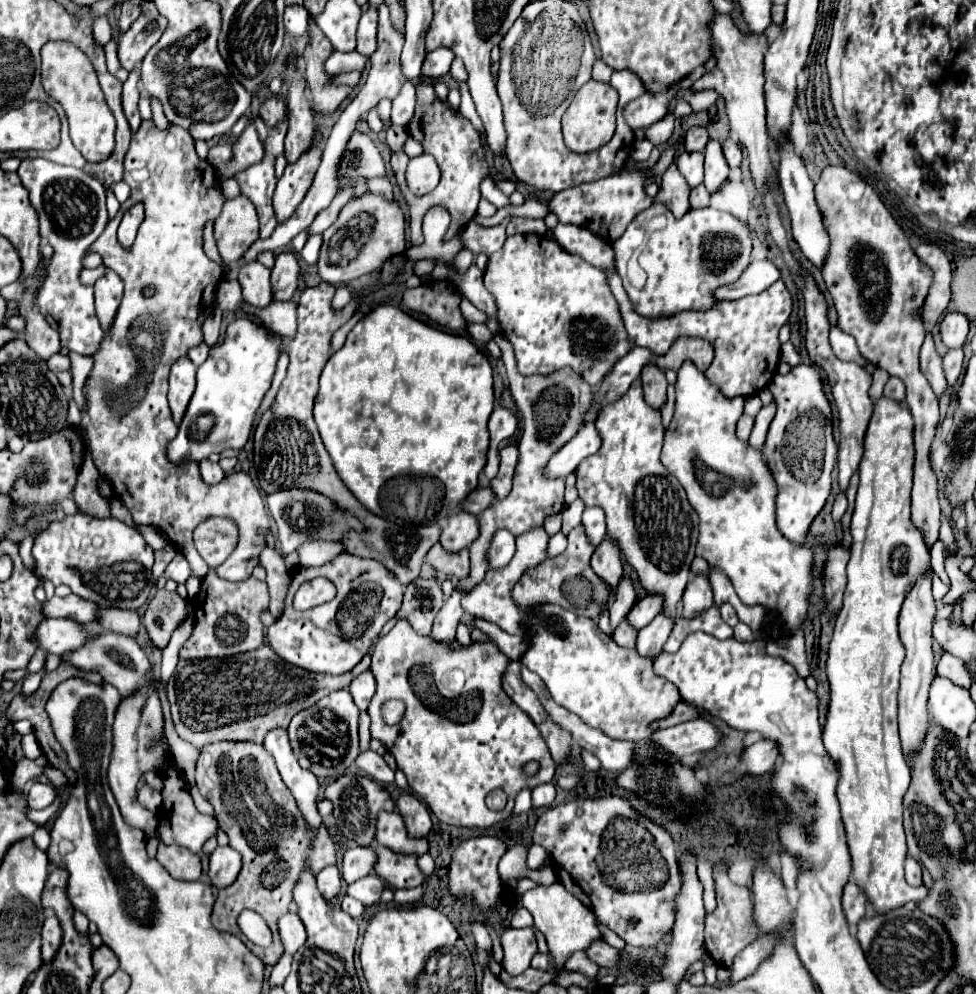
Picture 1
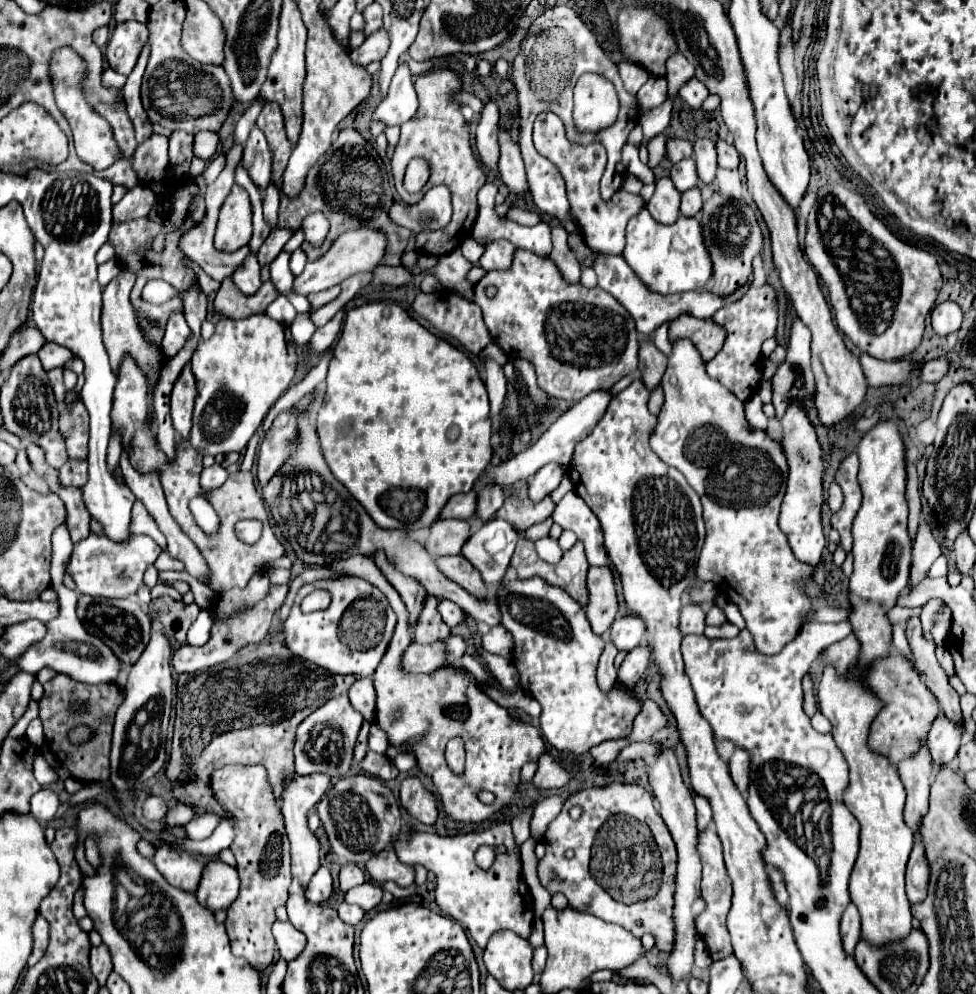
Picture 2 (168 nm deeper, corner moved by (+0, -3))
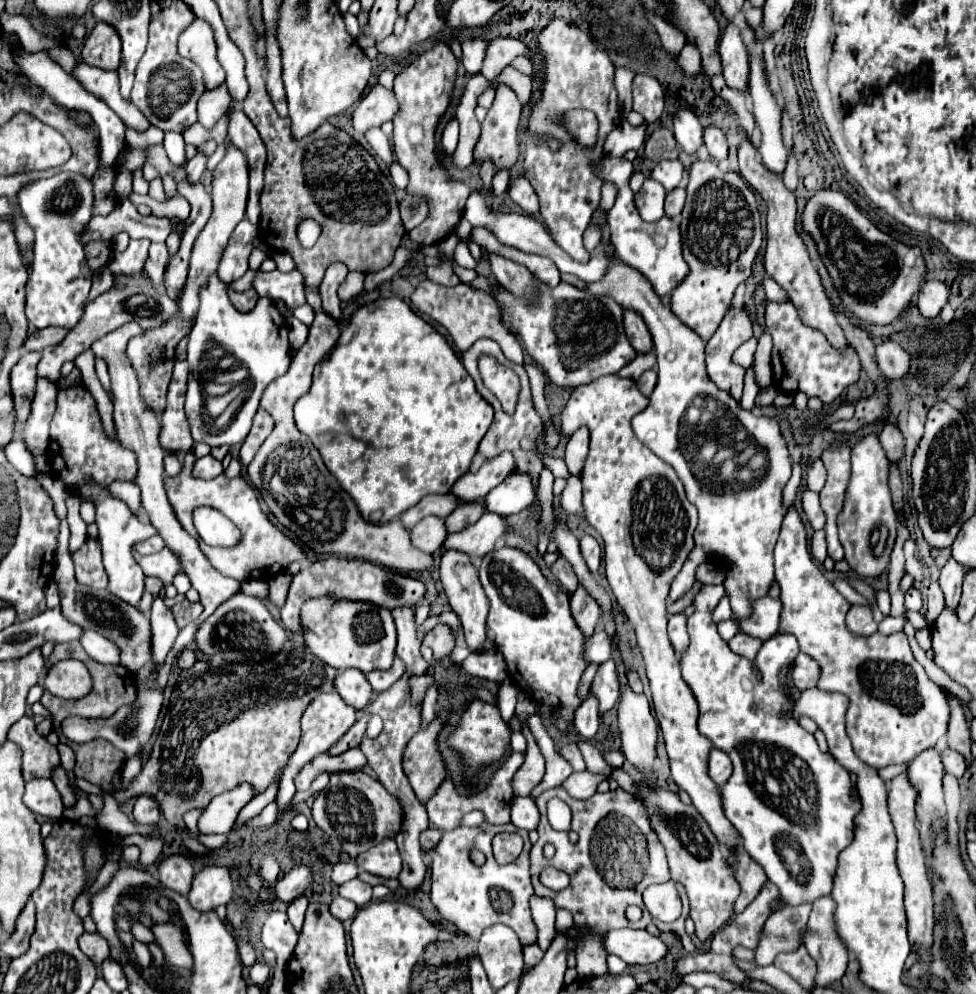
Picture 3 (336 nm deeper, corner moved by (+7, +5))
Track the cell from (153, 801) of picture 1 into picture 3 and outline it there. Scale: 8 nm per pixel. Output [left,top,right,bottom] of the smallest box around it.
[134,795,160,825]

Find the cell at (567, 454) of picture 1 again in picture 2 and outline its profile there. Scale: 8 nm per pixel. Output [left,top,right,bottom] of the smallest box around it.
[529,463,567,501]

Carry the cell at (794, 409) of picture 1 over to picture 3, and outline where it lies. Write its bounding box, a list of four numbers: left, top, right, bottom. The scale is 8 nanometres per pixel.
[774,507,950,769]

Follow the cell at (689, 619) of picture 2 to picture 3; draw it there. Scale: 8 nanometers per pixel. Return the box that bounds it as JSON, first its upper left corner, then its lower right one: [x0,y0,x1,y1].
[668,613,688,655]

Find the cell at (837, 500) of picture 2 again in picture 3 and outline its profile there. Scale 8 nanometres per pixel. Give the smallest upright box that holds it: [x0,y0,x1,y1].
[806,459,826,493]

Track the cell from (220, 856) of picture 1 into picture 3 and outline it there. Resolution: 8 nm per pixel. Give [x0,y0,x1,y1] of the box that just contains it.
[188,867,232,911]

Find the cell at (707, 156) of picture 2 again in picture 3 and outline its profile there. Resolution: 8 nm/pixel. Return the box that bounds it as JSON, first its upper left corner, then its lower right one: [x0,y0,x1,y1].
[672,109,704,153]

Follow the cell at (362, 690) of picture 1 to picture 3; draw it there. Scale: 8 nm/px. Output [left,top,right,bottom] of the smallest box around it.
[334,669,374,711]

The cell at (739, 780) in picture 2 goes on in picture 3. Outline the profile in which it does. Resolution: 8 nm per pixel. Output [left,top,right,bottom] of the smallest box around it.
[708,749,732,785]

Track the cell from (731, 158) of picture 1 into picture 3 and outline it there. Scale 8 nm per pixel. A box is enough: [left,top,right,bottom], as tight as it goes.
[704,125,728,159]

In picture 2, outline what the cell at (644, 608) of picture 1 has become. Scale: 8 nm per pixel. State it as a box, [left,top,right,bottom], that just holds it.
[609,615,645,651]

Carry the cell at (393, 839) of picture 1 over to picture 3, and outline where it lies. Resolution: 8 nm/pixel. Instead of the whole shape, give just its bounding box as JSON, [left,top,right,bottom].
[428,823,536,945]

